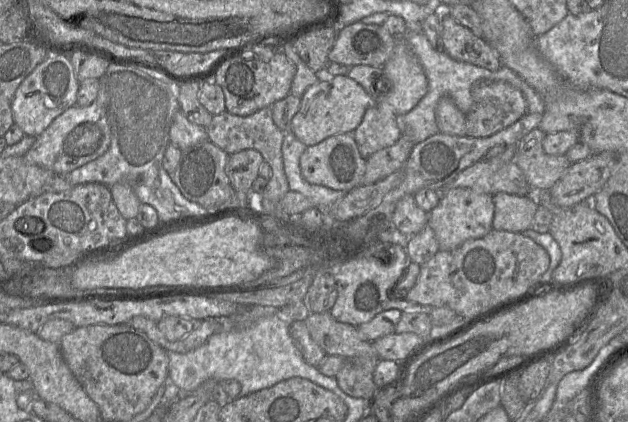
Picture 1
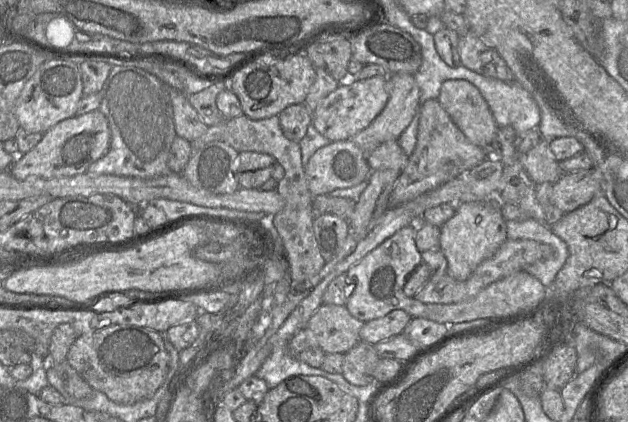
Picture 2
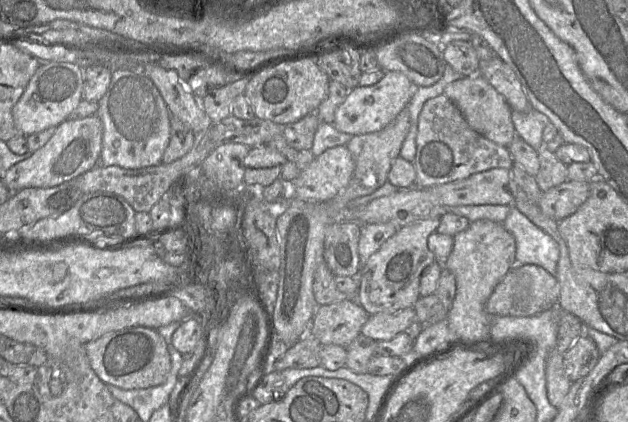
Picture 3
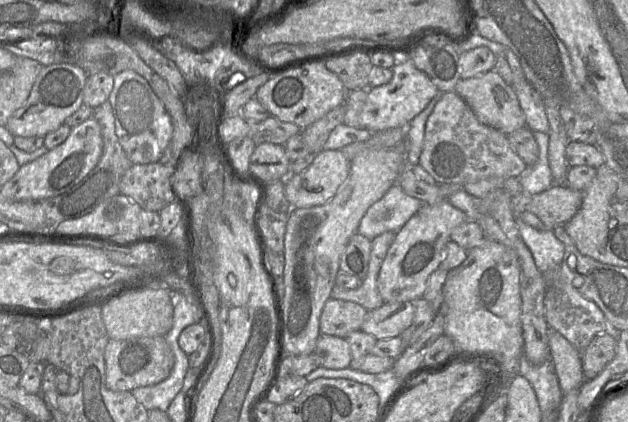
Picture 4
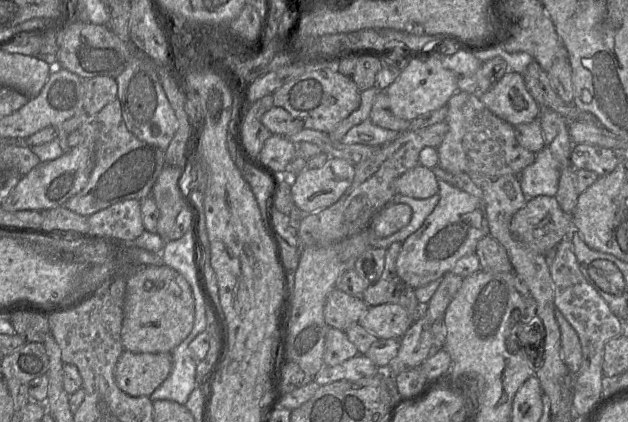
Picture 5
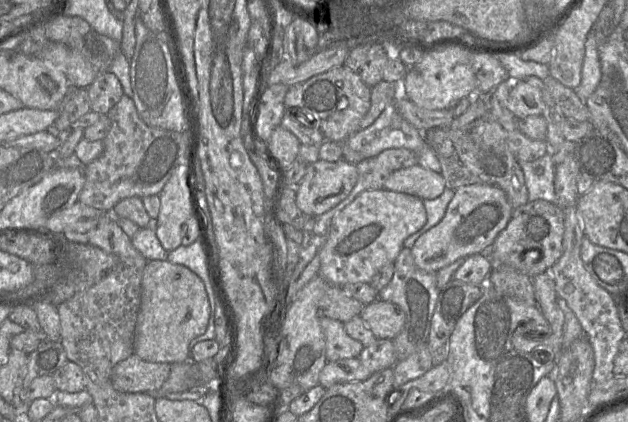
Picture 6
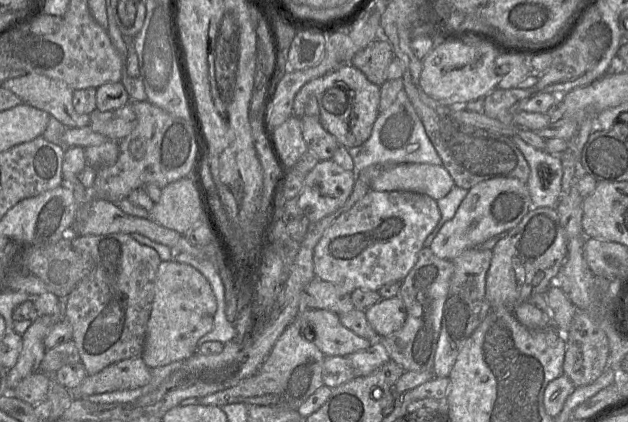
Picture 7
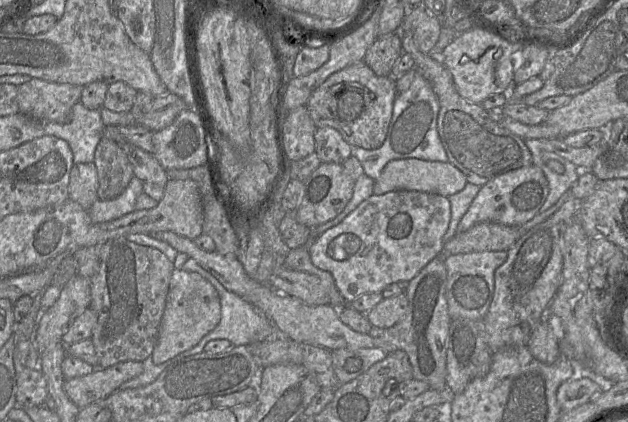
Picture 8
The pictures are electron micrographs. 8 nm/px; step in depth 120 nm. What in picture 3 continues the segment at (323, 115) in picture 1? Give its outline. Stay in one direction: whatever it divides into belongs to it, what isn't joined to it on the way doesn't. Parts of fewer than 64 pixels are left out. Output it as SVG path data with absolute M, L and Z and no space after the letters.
M385 71L384 77L376 84L350 89L345 101L336 109L332 124L337 130L352 136L377 132L393 122L409 104L416 87L401 72Z

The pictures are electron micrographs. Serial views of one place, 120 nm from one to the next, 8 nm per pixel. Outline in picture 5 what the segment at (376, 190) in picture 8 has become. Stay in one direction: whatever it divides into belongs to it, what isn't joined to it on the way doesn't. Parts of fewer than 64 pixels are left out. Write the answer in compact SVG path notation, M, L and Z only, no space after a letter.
M418 165L402 174L395 183L396 192L415 199L427 199L439 191L438 178L430 168Z

